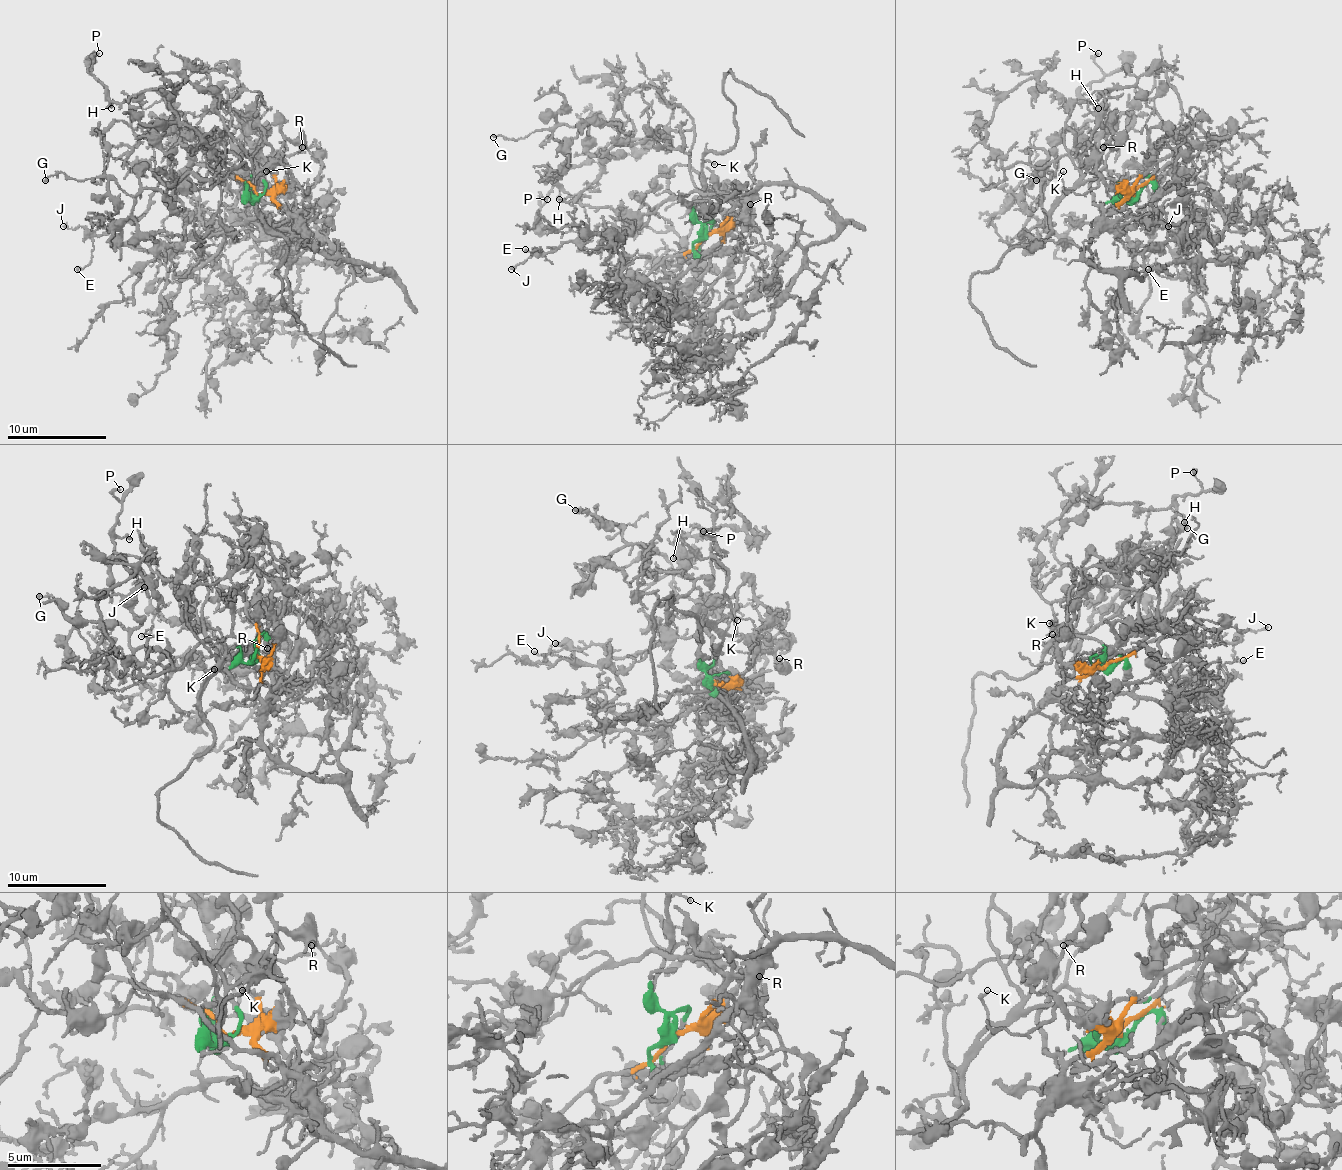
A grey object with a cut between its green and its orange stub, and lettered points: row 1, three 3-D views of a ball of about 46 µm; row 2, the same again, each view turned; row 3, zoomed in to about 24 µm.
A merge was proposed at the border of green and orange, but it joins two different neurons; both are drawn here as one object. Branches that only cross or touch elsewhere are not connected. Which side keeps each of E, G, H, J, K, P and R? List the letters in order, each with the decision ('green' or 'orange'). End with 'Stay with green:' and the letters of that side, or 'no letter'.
E: orange
G: green
H: green
J: orange
K: green
P: green
R: orange
Stay with green: G, H, K, P

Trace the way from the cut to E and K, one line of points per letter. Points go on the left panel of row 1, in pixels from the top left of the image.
E: (256, 193), (283, 205), (211, 170), (196, 183), (156, 185), (137, 218), (92, 238), (92, 260), (77, 270)
K: (256, 195), (248, 195), (248, 178), (256, 183), (253, 188), (266, 170)

